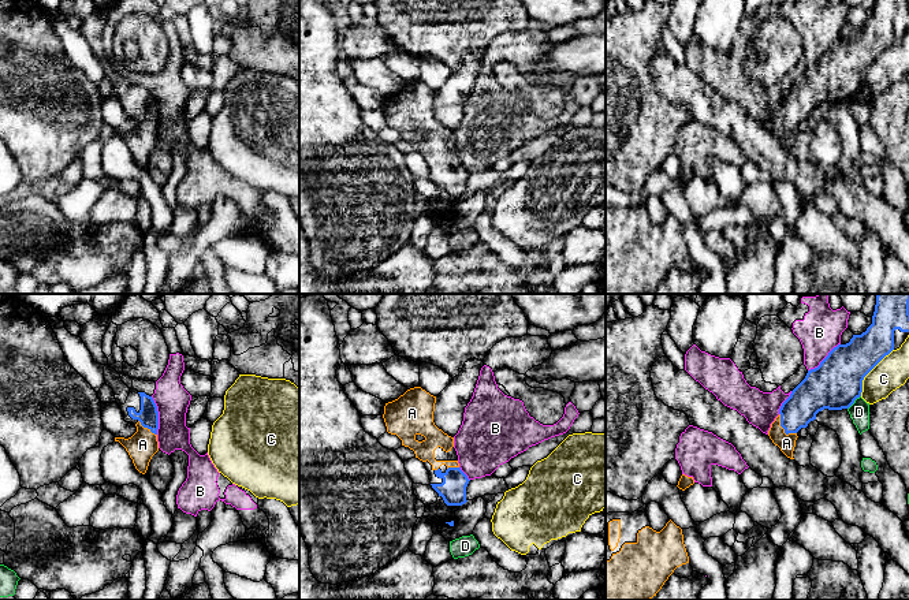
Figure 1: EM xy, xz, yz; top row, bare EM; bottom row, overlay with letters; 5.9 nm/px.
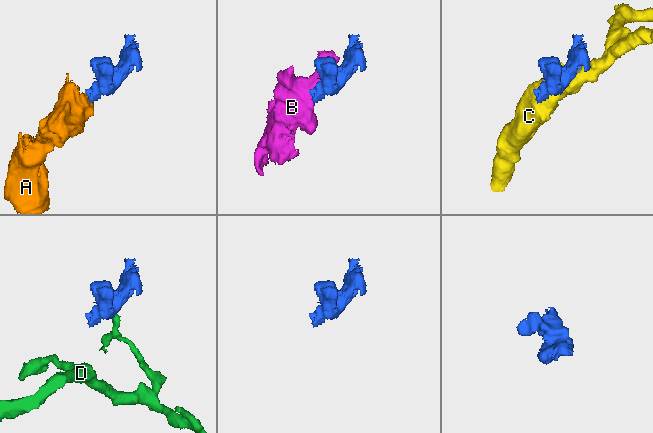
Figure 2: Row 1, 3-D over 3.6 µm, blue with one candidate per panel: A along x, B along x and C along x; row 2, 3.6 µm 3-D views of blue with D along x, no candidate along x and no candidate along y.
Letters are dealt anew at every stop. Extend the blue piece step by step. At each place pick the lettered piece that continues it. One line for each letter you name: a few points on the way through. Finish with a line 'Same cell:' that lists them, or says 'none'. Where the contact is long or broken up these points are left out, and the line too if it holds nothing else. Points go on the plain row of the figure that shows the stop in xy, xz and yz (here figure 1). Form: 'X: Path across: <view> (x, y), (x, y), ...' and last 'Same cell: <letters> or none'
A: Path across: yz (811, 89), (782, 120), (786, 137)
Same cell: A

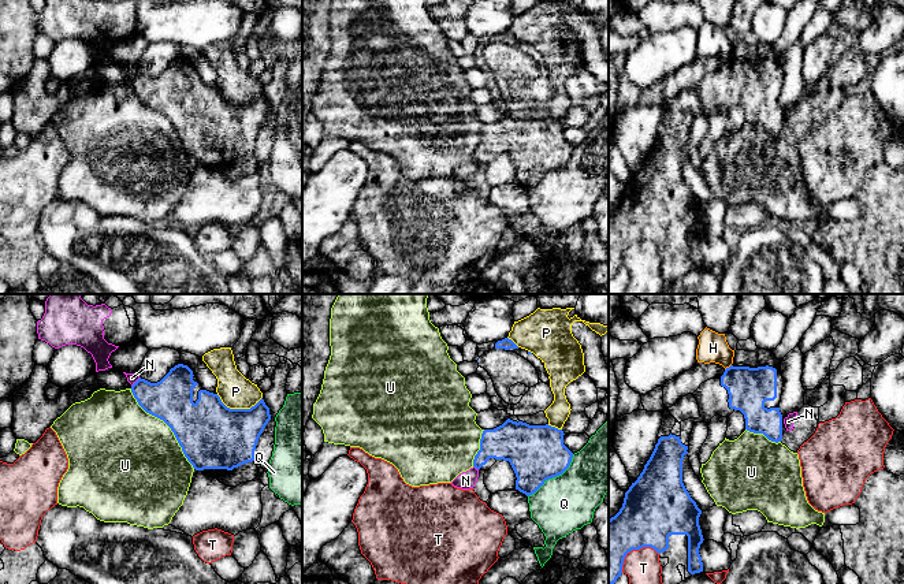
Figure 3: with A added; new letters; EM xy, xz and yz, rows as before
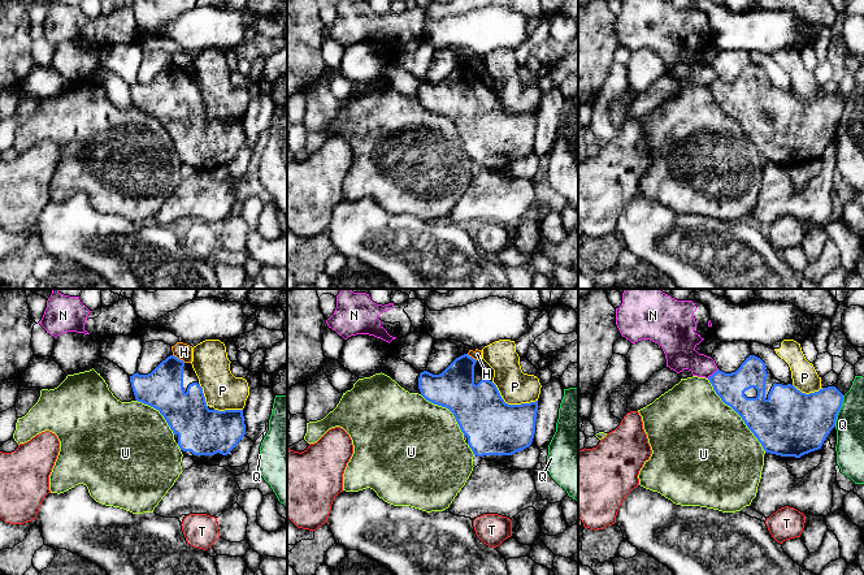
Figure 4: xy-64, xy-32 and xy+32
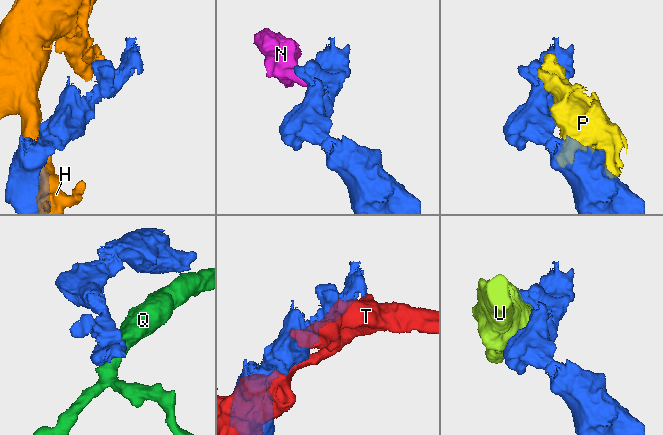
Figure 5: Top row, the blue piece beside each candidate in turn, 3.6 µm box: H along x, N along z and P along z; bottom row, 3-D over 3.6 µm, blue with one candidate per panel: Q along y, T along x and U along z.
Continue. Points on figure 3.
Same cell: none

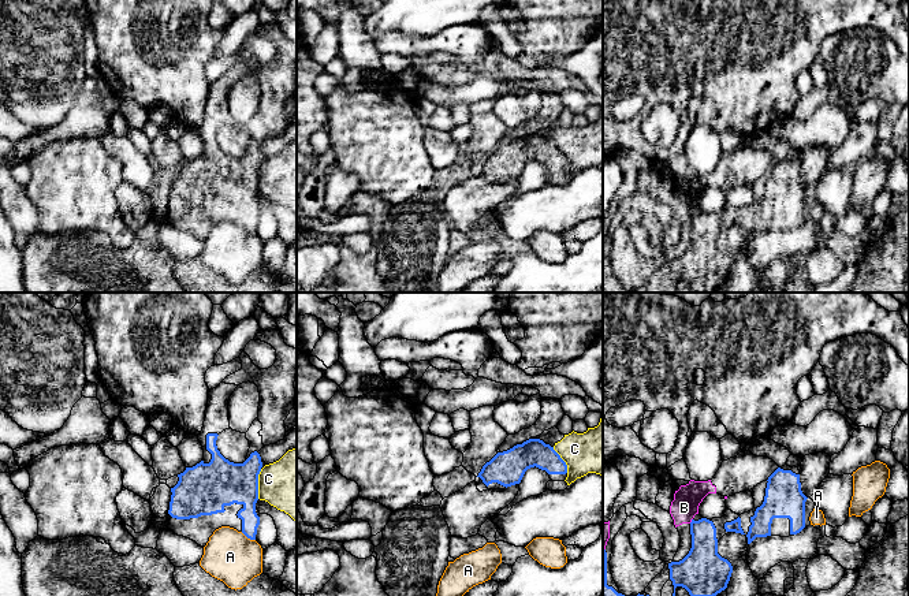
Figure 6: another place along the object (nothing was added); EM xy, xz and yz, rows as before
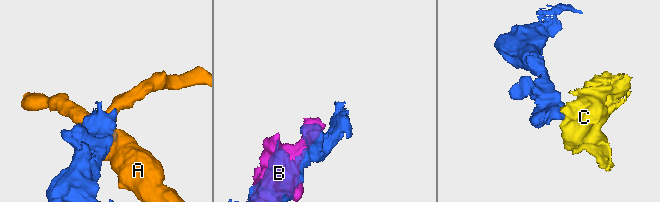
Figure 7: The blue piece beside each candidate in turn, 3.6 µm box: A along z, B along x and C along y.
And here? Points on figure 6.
Same cell: none

